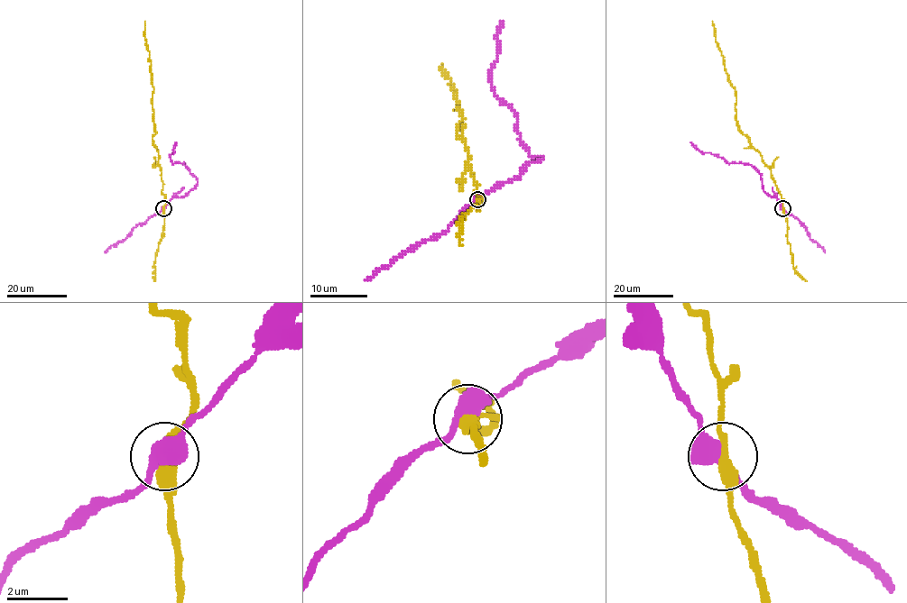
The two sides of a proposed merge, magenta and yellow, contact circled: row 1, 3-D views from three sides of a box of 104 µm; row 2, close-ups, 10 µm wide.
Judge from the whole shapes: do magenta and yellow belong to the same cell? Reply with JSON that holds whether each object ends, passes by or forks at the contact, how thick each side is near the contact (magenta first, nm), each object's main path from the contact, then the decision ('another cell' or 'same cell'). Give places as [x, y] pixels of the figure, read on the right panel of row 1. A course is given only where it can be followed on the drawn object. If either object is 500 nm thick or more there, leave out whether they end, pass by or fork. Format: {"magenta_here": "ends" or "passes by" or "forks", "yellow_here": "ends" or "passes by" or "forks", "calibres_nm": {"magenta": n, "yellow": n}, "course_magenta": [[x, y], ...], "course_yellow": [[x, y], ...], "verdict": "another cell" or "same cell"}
{"calibres_nm": {"magenta": 500, "yellow": 360}, "course_magenta": [[783, 208], [776, 197], [763, 189], [761, 174], [753, 166], [728, 163], [709, 153], [701, 152], [690, 141]], "course_yellow": [[783, 208], [782, 196], [771, 170], [737, 125], [735, 91], [727, 78], [712, 22]], "verdict": "another cell"}

